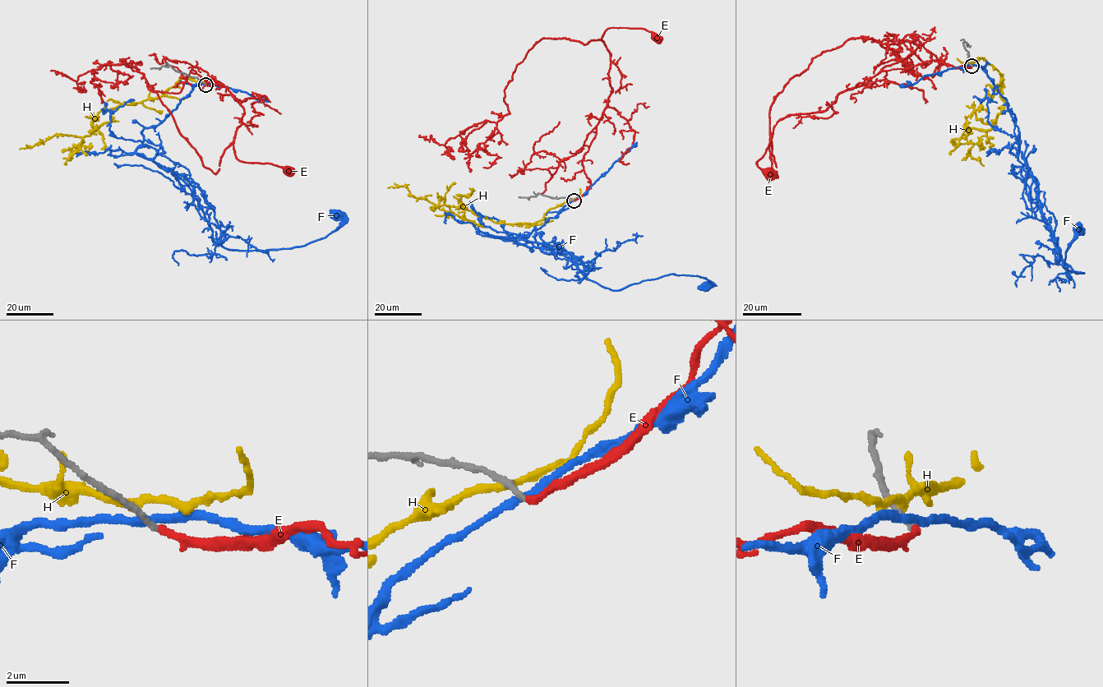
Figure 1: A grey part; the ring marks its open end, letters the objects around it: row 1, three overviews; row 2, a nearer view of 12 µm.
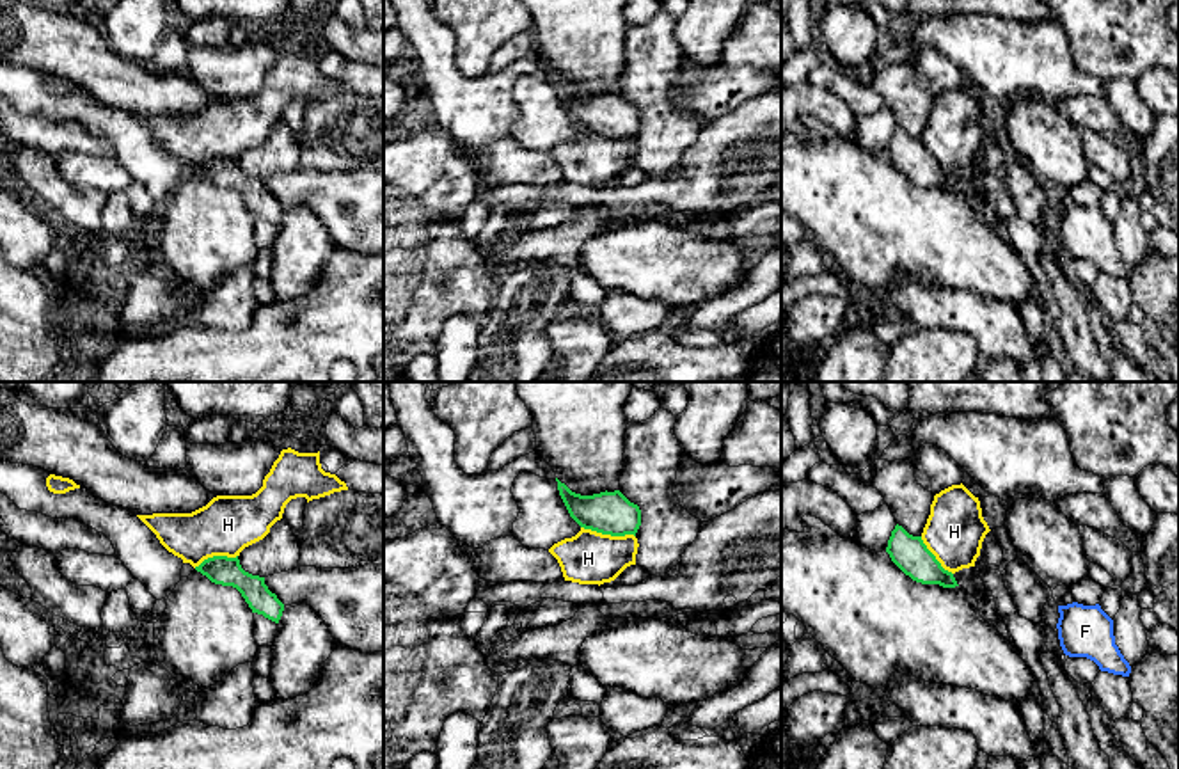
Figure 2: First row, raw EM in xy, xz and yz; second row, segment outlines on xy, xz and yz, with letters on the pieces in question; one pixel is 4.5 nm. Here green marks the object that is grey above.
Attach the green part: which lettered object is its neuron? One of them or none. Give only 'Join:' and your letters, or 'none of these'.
Join: E

